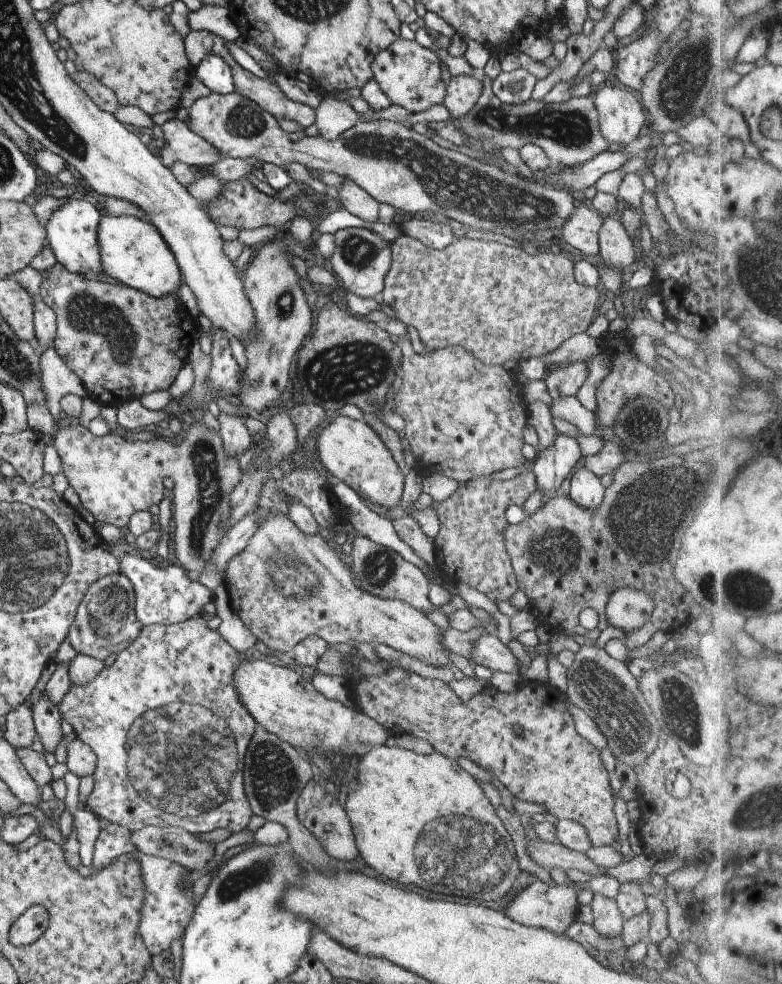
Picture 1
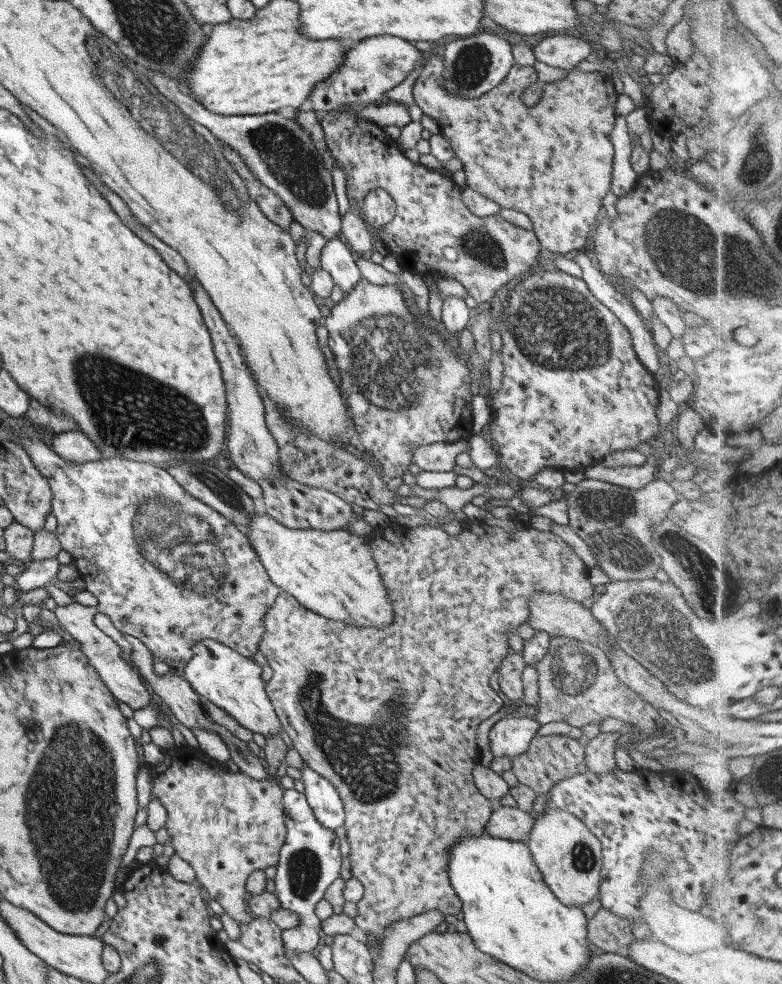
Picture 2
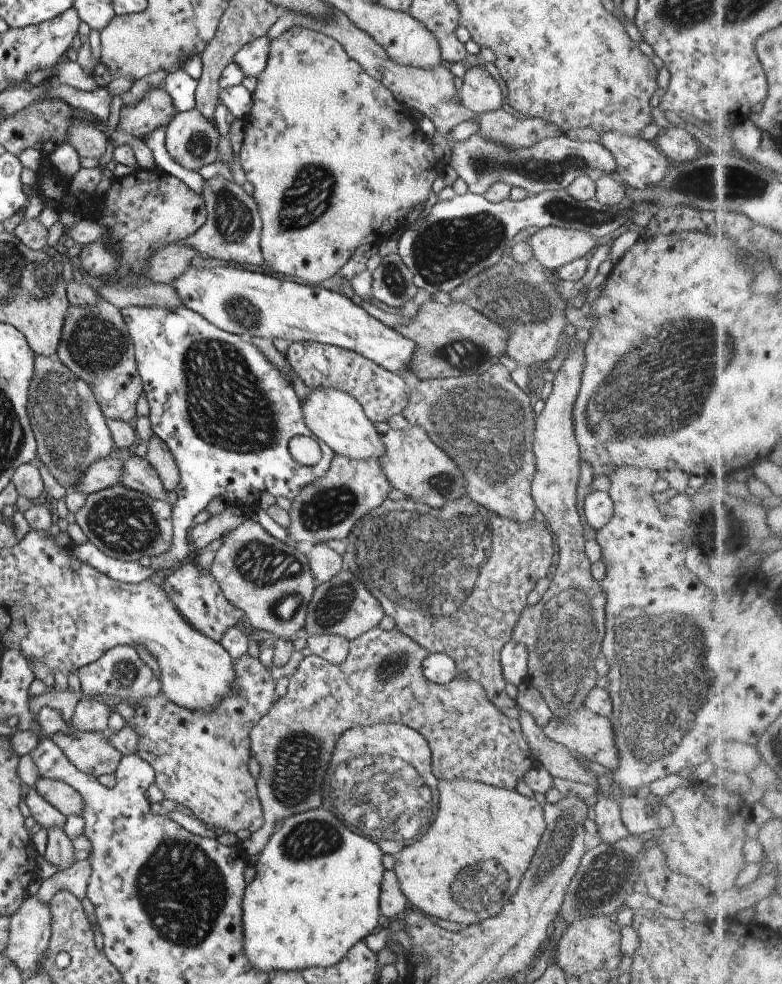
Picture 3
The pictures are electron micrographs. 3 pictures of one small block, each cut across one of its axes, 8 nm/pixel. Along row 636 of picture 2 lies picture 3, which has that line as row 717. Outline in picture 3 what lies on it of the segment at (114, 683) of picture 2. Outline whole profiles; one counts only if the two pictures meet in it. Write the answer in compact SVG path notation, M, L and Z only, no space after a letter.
M82 696L75 705L73 716L69 724L77 730L86 733L87 731L102 731L107 727L107 718L113 712L103 701L96 699L96 696Z

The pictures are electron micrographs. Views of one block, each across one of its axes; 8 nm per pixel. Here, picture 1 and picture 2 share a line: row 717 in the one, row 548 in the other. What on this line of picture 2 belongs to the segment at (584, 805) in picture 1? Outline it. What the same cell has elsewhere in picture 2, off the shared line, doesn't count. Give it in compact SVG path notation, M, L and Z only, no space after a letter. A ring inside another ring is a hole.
M517 516L513 522L509 532L511 536L501 527L495 526L493 530L493 526L479 524L479 522L453 537L445 533L442 528L425 524L410 529L392 522L380 528L379 525L375 527L377 536L369 541L369 550L371 550L375 568L379 572L381 584L387 590L387 598L393 604L393 621L389 625L356 627L331 620L311 612L300 605L293 596L281 590L263 616L265 630L263 630L257 650L266 658L266 664L273 670L272 676L265 682L265 692L273 707L275 717L280 722L280 728L287 733L289 740L293 743L292 748L299 753L305 764L333 786L342 801L344 810L342 826L345 828L350 849L348 858L351 876L363 885L363 894L356 902L357 912L355 918L352 919L354 924L363 930L365 936L372 935L377 939L378 943L372 949L372 955L377 955L381 947L384 928L397 919L413 917L428 908L437 909L443 915L455 915L461 910L461 901L457 893L453 891L447 877L449 846L457 844L465 836L471 836L471 838L481 836L484 833L485 823L489 819L489 813L495 805L478 794L471 780L471 772L478 765L475 734L480 722L490 718L503 705L501 698L489 687L489 676L507 654L507 632L515 633L521 623L531 618L527 610L527 599L531 597L531 593L545 592L563 595L565 598L580 603L583 598L591 598L593 595L594 586L587 578L588 566L583 564L568 544L565 544L557 534L551 534L551 531L539 531L533 528L525 517ZM429 762L433 762L439 768L435 772L439 778L459 778L459 780L427 780Z

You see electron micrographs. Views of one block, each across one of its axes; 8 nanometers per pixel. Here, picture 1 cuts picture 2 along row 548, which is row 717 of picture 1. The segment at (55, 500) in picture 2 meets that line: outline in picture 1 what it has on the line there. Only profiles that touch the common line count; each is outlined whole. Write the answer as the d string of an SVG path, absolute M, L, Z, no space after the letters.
M199 614L176 625L143 625L135 640L116 655L111 666L102 668L91 682L84 685L71 684L62 696L62 701L57 706L60 715L72 726L76 737L90 746L93 754L96 754L96 768L92 774L94 784L85 801L85 807L93 814L130 831L139 830L143 825L155 825L161 828L180 827L192 834L205 834L215 828L225 828L236 833L248 825L253 814L243 790L241 766L245 759L244 750L257 724L238 699L232 679L235 669L248 656L233 650L217 631L209 629L206 619L203 614Z

